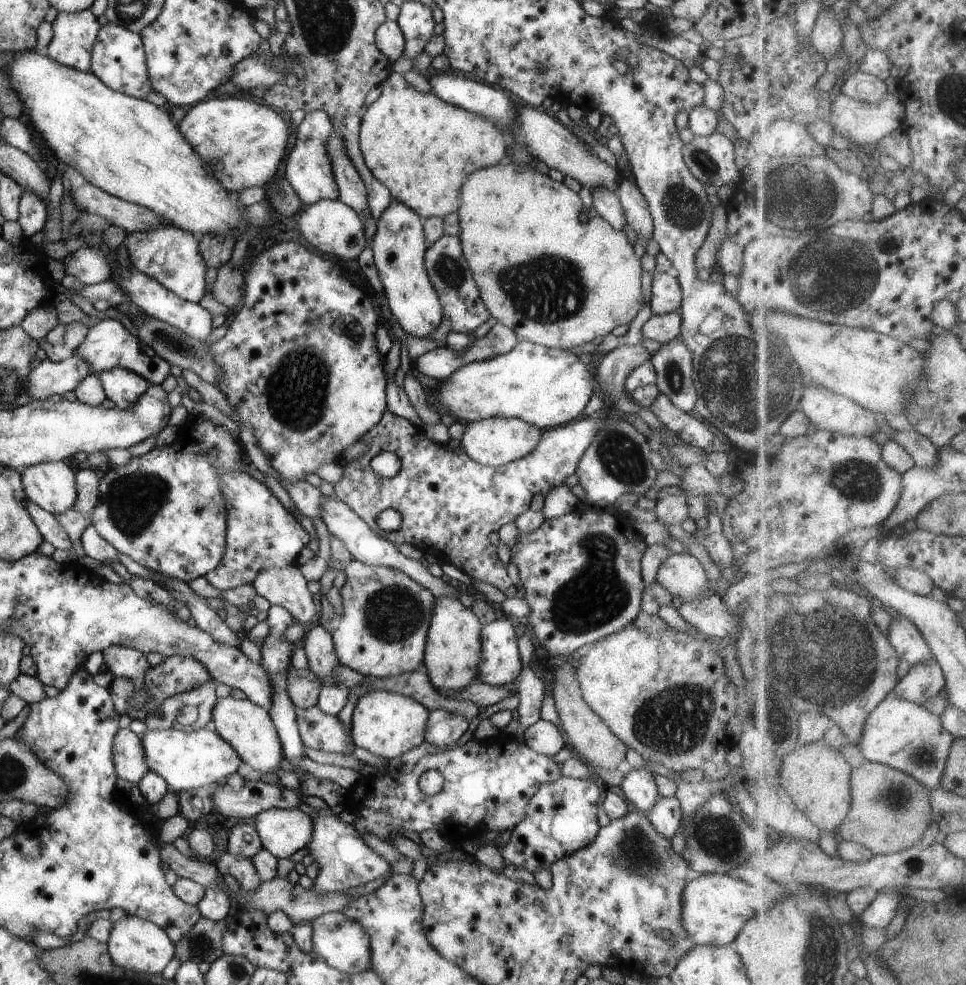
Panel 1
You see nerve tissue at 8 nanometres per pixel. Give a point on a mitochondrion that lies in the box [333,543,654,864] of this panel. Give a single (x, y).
(394, 614)

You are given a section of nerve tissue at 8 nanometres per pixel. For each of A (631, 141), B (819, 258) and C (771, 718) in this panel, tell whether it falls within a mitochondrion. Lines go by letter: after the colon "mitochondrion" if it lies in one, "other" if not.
A: other
B: mitochondrion
C: mitochondrion

